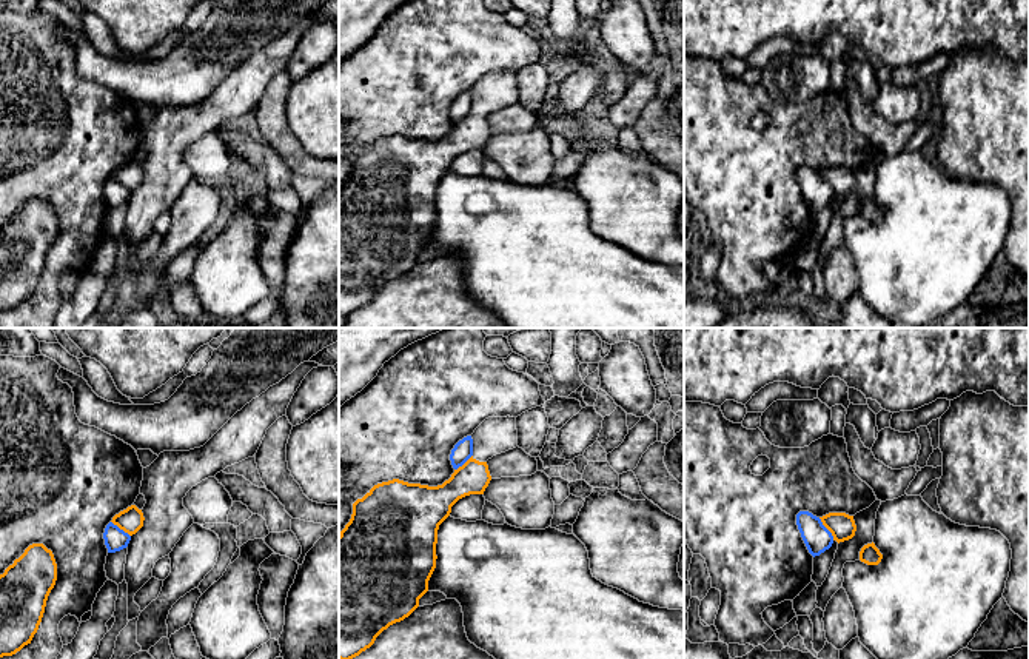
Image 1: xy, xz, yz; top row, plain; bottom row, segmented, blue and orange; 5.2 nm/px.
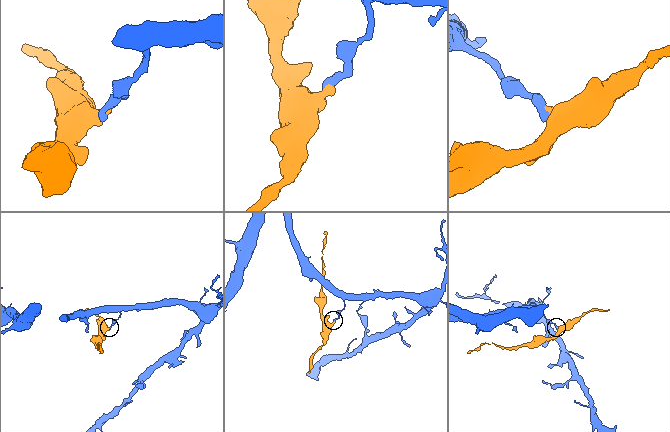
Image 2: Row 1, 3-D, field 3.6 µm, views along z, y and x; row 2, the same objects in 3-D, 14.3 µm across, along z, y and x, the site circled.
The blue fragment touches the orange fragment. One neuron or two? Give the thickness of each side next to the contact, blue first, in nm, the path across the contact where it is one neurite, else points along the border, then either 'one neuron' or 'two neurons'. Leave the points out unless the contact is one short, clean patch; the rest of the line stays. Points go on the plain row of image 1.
140 nm thick on the blue side, 140 nm on the other; border along yz (818, 173), (834, 194); two neurons

